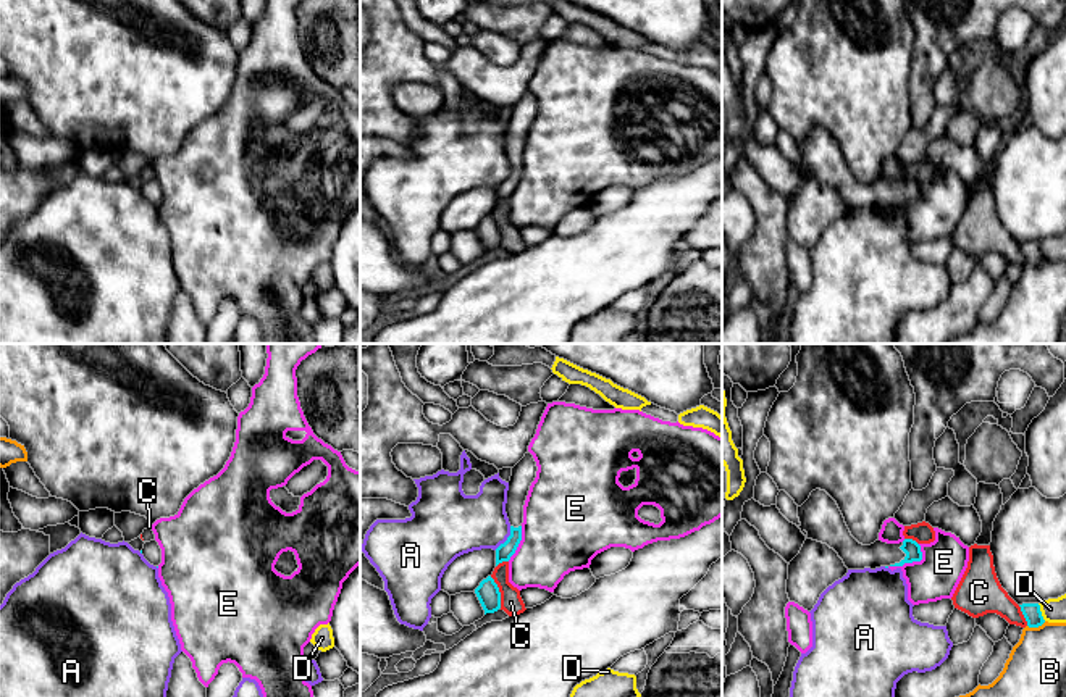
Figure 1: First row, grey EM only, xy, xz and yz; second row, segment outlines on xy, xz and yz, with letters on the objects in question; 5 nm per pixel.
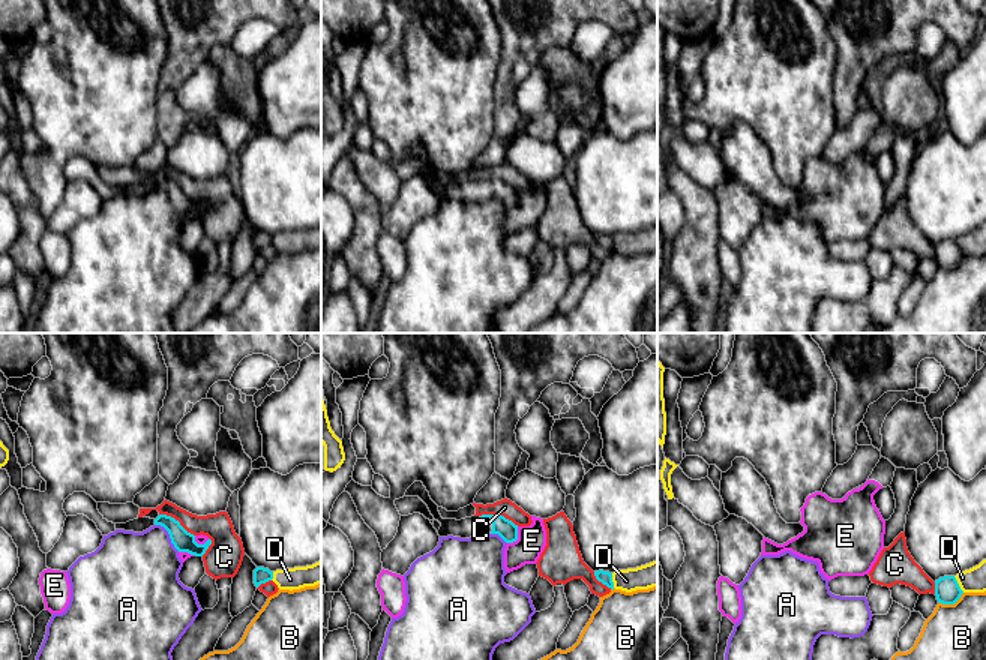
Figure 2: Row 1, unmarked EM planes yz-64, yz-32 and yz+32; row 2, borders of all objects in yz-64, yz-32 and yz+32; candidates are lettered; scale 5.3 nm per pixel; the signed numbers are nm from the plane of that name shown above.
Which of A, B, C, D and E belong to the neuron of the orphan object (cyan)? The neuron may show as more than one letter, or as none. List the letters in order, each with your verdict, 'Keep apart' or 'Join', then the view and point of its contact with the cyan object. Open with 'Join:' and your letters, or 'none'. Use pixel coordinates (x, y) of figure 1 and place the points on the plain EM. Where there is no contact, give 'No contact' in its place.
Join: none
A: Keep apart. Touches cyan at xz (507, 178)
B: Keep apart. Touches cyan at yz (1036, 265)
C: Keep apart. Touches cyan at xz (499, 231)
D: Keep apart. Touches cyan at yz (1040, 250)
E: Keep apart. Touches cyan at yz (910, 200)

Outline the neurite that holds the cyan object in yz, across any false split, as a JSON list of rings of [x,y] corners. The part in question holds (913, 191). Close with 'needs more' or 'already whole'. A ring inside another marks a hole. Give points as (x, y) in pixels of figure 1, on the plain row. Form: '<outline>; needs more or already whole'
[[[820,127],[811,131],[809,137],[798,145],[800,168],[808,177],[827,182],[843,198],[848,208],[903,205],[921,200],[921,184],[913,177],[900,182],[875,179],[871,184],[859,182],[850,171],[837,140]]]; needs more

